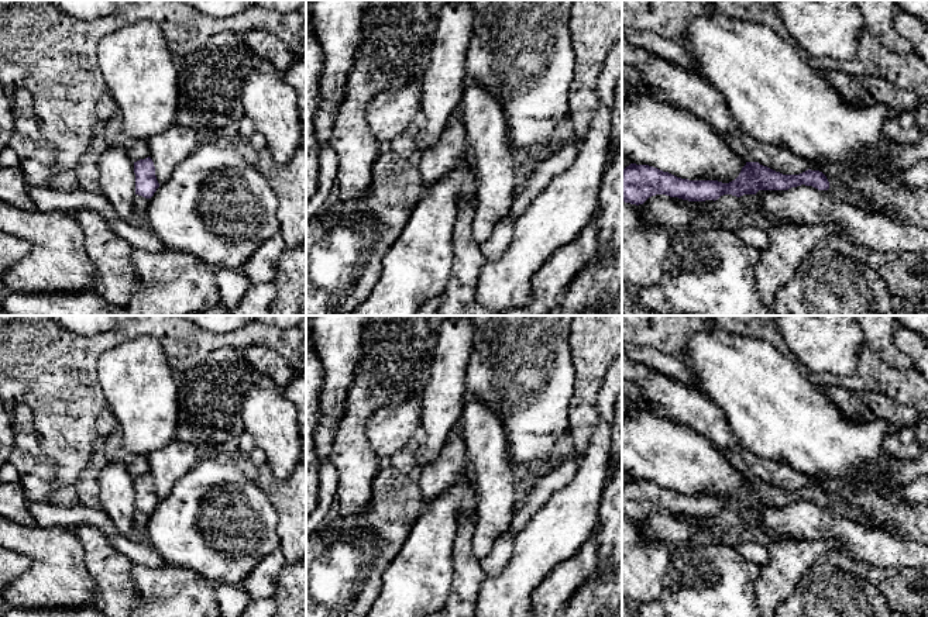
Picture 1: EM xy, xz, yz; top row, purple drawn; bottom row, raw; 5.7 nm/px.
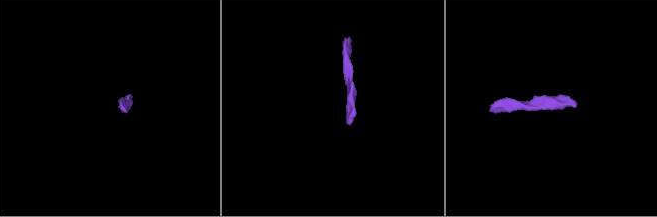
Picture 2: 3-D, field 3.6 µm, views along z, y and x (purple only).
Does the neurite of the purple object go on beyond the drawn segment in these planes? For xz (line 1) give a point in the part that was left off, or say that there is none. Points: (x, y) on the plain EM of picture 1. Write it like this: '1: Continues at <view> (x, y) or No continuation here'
1: No continuation here

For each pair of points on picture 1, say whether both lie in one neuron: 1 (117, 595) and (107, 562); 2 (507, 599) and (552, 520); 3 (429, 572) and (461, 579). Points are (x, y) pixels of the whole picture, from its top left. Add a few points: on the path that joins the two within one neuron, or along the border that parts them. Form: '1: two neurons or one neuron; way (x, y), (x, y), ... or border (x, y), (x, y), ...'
1: one neuron; way (114, 586), (112, 571)
2: one neuron; way (518, 579), (530, 564), (536, 551), (547, 540)
3: two neurons; border (453, 544), (452, 592), (444, 602)

